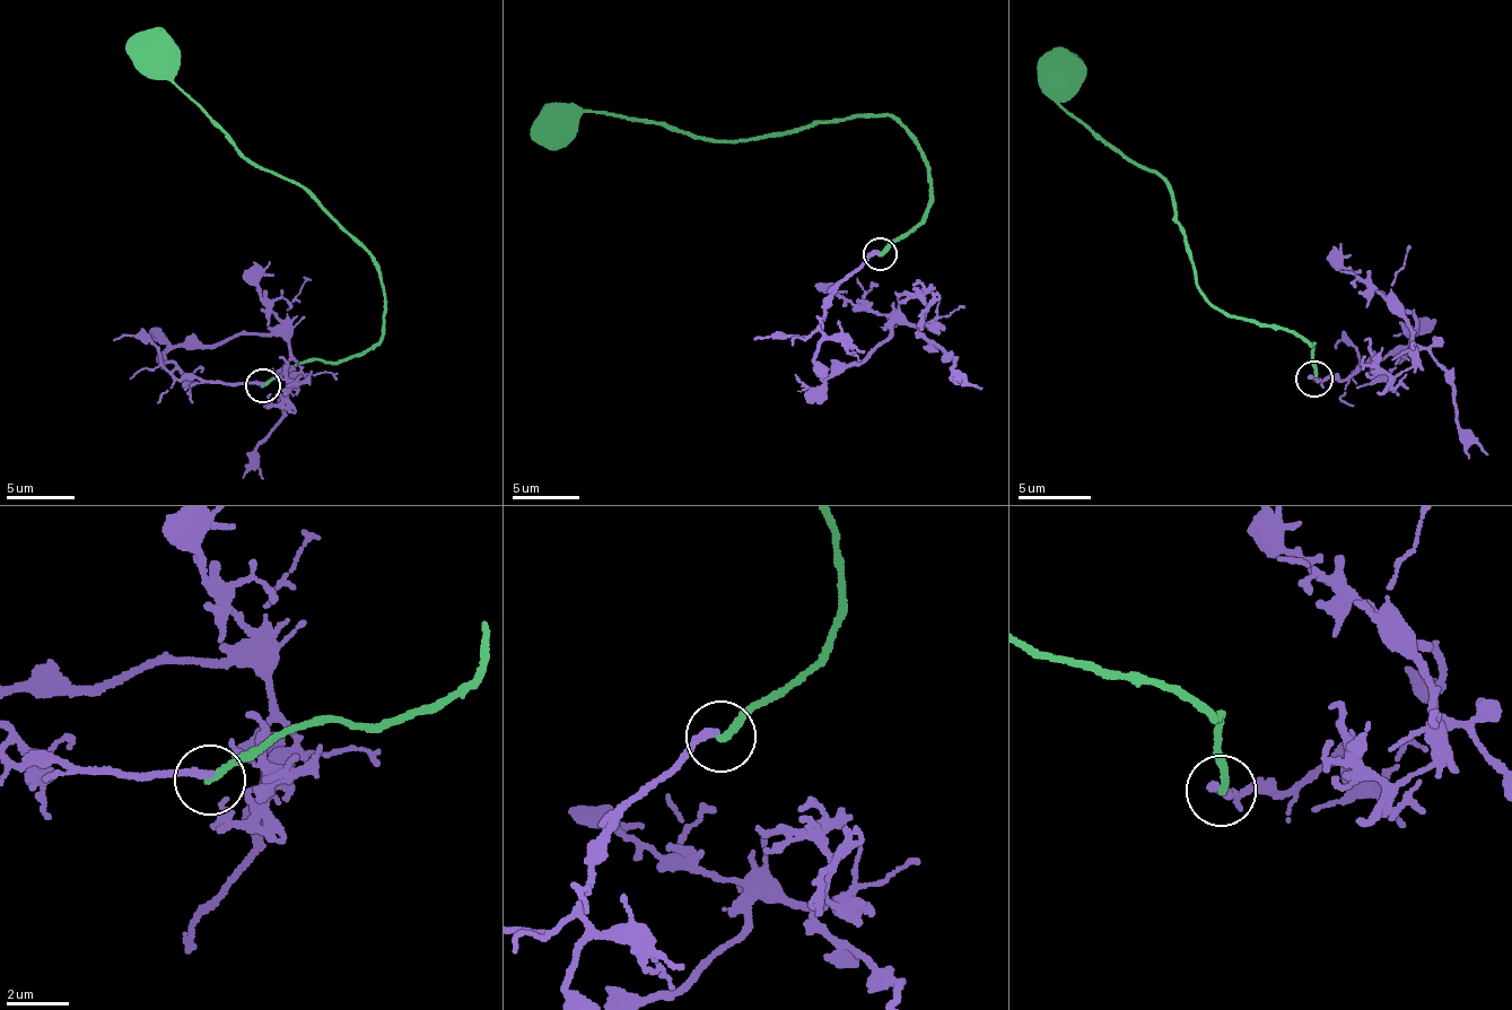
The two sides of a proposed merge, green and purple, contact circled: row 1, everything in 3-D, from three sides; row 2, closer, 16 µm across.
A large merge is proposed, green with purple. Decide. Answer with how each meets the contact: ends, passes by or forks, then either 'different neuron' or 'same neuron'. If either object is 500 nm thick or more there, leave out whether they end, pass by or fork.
green ends | purple ends | different neuron

